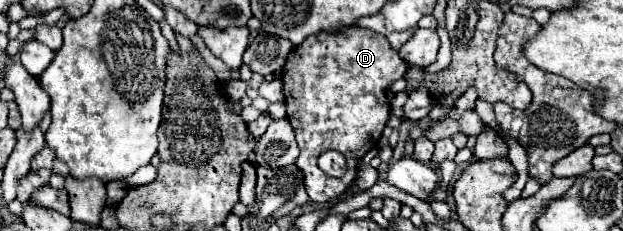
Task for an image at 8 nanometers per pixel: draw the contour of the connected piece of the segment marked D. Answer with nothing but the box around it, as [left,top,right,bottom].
[282,27,408,203]

